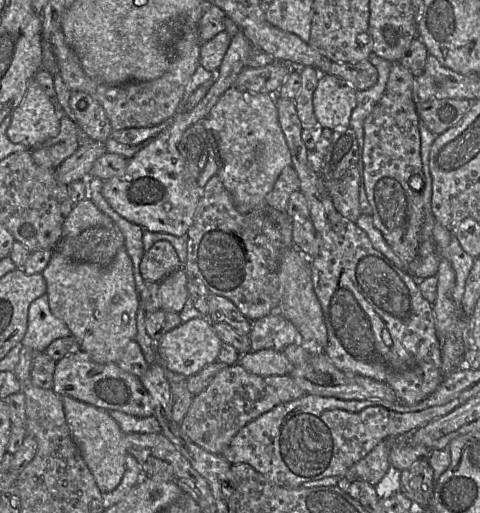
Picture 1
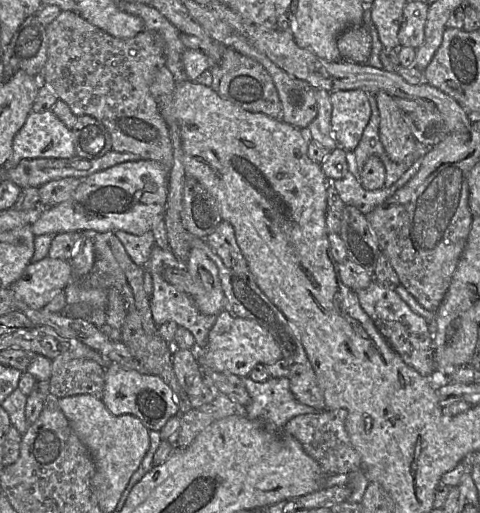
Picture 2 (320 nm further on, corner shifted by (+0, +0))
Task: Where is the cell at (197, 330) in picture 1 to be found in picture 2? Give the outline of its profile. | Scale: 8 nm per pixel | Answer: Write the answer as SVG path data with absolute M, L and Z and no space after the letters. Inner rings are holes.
M226 310L217 316L208 336L208 343L202 349L195 349L195 359L202 369L211 369L218 372L230 373L239 377L248 377L257 364L269 364L282 359L281 350L274 338L255 321L234 317Z

